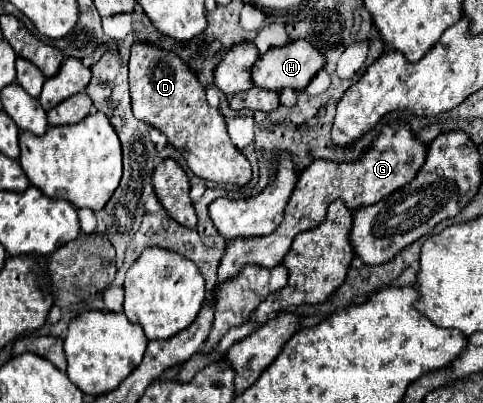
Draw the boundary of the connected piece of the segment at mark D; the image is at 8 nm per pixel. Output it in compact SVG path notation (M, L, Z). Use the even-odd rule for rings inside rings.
M136 42L130 54L130 96L134 116L164 132L168 142L182 152L198 178L238 186L244 186L252 178L250 162L230 142L224 116L206 102L206 92L196 72L174 52L148 42Z

